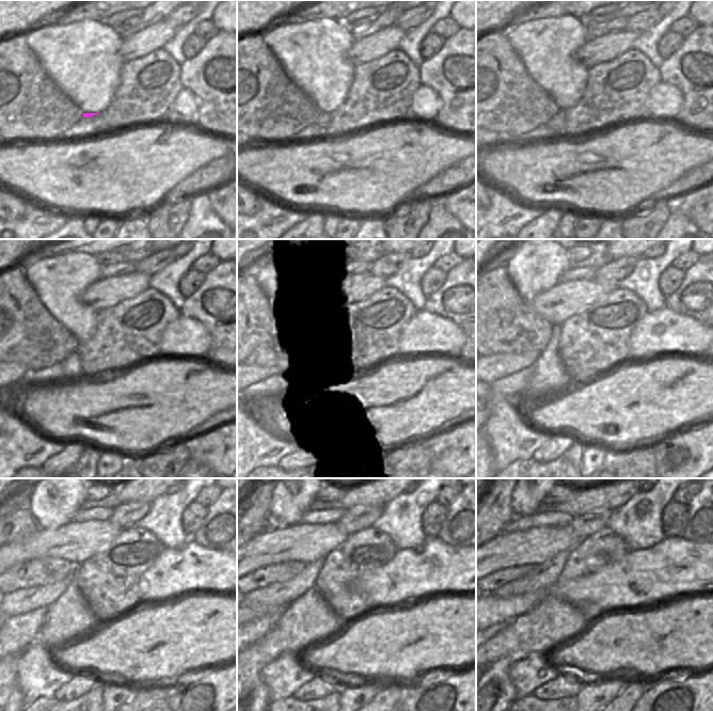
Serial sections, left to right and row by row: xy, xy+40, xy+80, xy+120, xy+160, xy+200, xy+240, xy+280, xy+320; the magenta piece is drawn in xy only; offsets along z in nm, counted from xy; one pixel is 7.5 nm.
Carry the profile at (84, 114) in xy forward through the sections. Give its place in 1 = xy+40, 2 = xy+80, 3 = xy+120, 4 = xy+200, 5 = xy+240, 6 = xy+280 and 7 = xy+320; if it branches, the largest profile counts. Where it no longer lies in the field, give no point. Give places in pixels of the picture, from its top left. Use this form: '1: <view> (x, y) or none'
1: xy+40 (323, 119)
2: xy+80 (557, 124)
3: xy+120 (73, 372)
4: xy+200 (550, 380)
5: xy+240 (69, 619)
6: xy+280 (307, 621)
7: xy+320 (554, 621)

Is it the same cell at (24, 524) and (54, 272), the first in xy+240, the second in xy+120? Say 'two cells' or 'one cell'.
two cells

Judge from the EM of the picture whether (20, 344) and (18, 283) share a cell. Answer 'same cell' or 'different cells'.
same cell

